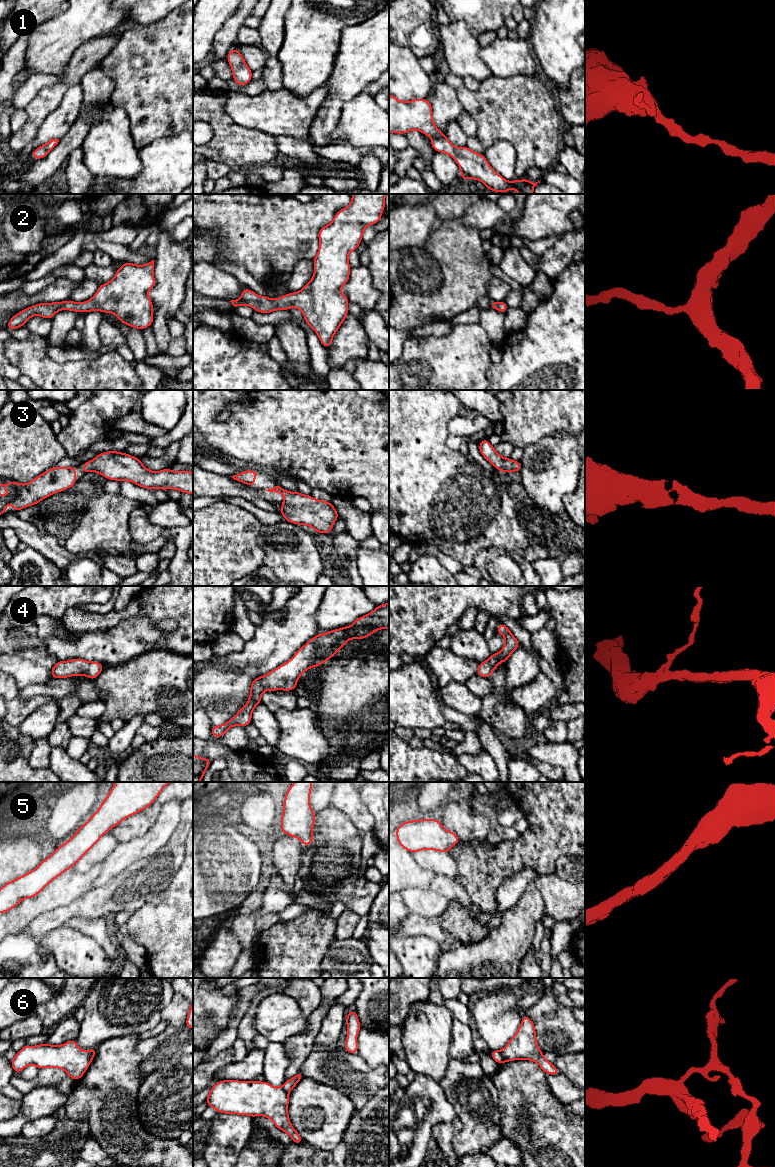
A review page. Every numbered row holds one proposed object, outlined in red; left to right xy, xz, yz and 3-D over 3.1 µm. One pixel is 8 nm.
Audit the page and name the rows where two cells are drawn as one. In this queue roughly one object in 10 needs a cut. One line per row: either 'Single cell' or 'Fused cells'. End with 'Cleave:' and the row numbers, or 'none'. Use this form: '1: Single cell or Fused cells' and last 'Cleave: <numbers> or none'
1: Single cell
2: Single cell
3: Single cell
4: Single cell
5: Single cell
6: Fused cells
Cleave: 6

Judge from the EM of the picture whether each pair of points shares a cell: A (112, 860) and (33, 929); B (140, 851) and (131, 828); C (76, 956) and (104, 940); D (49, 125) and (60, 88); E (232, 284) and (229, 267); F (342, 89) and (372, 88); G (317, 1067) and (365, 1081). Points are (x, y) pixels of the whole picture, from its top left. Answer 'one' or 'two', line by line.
A: two
B: two
C: two
D: two
E: two
F: two
G: one

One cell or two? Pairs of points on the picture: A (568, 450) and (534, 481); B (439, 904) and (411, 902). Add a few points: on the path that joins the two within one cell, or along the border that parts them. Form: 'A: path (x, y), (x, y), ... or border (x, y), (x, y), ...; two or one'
A: path (560, 457), (542, 475); one
B: path (432, 904), (418, 902); one

